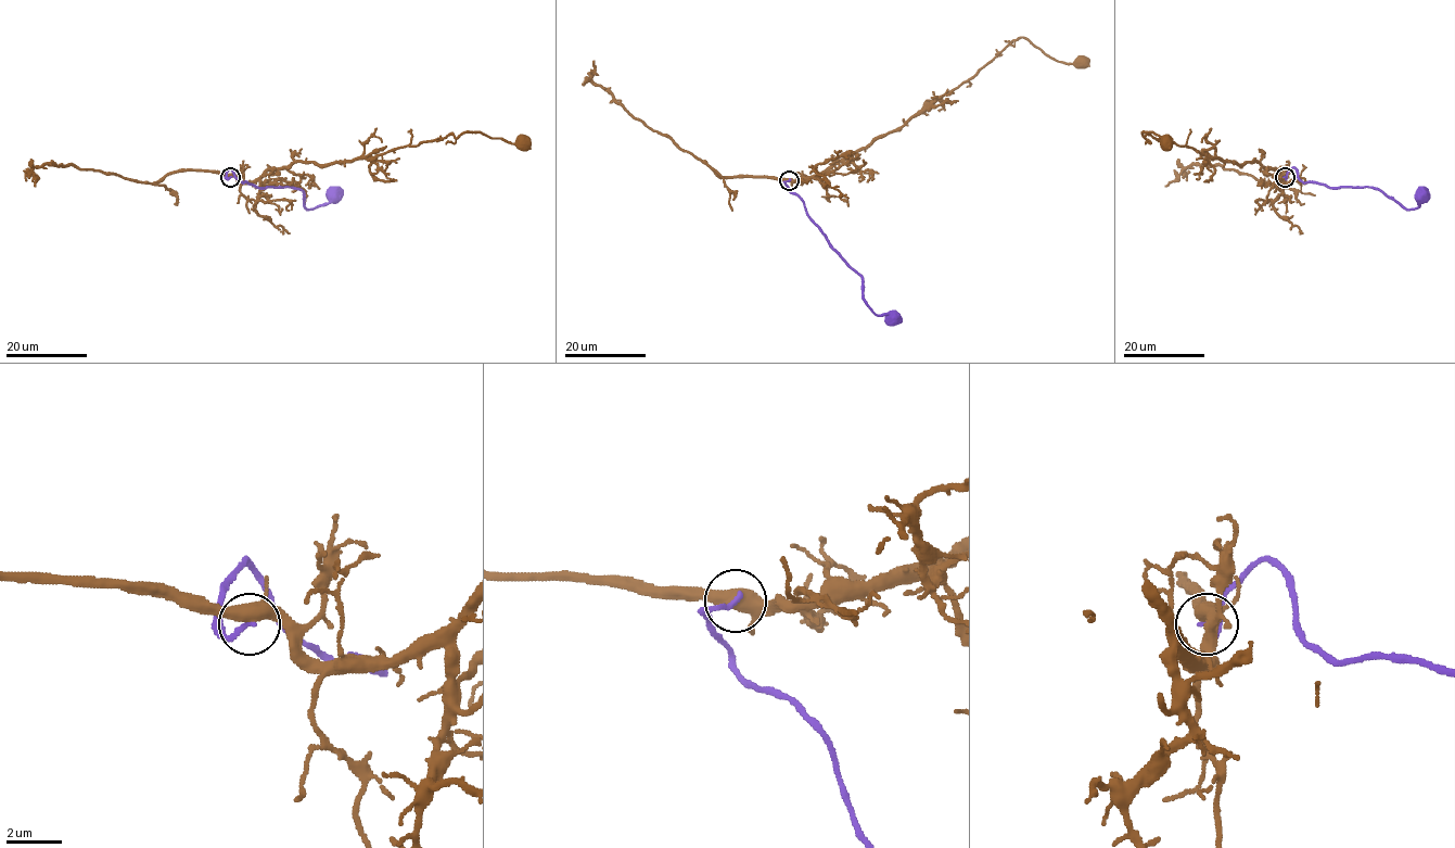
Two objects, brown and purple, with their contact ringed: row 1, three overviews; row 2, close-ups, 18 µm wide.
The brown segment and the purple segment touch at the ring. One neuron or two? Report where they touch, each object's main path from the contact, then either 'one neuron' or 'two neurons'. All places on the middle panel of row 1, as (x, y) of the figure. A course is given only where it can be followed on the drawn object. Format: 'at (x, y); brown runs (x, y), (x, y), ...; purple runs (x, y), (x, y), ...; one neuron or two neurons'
at (789, 180); brown runs (789, 180), (816, 177), (880, 137), (898, 130), (1020, 37), (1059, 61), (1080, 60); purple runs (789, 180), (786, 182), (788, 189), (802, 200), (830, 247), (863, 280), (867, 304), (877, 315), (893, 318); two neurons

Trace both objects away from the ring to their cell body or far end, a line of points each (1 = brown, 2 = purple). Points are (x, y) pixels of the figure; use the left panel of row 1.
1: (230, 177), (250, 182), (269, 169), (285, 168), (294, 161), (349, 162), (468, 131), (521, 143)
2: (230, 177), (227, 177), (229, 167), (243, 182), (260, 188), (300, 189), (308, 210), (328, 203), (334, 195)

